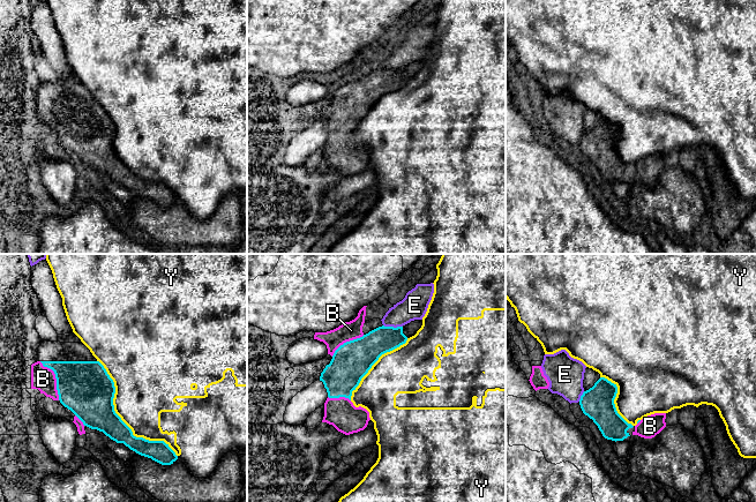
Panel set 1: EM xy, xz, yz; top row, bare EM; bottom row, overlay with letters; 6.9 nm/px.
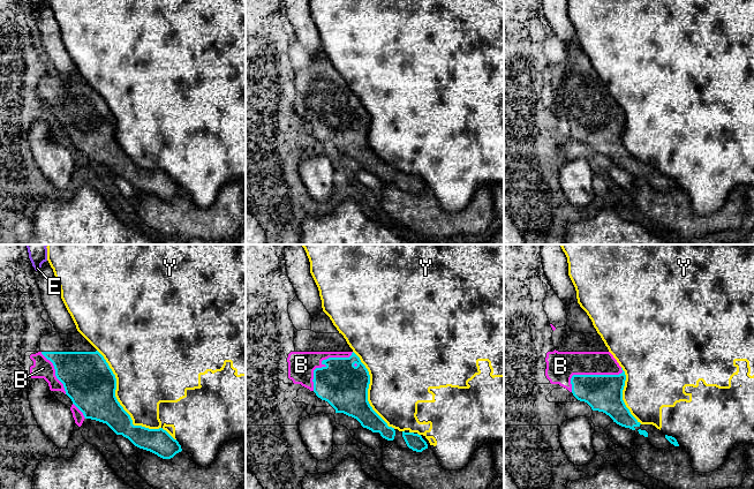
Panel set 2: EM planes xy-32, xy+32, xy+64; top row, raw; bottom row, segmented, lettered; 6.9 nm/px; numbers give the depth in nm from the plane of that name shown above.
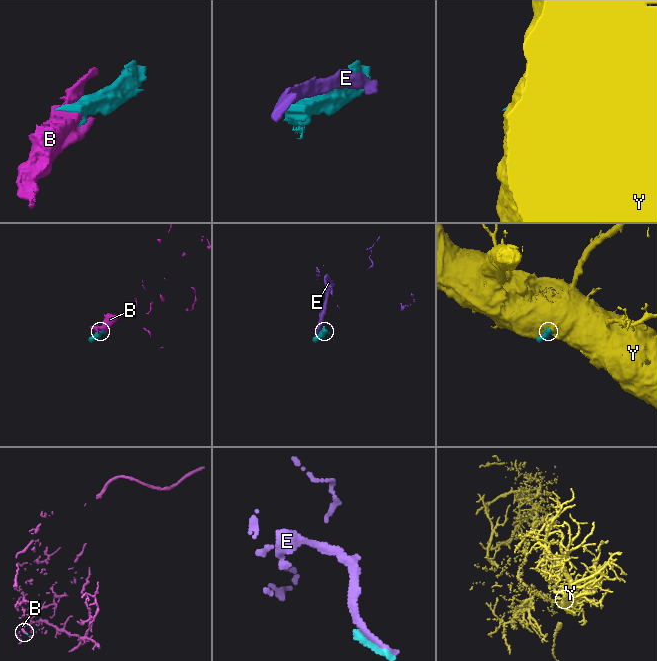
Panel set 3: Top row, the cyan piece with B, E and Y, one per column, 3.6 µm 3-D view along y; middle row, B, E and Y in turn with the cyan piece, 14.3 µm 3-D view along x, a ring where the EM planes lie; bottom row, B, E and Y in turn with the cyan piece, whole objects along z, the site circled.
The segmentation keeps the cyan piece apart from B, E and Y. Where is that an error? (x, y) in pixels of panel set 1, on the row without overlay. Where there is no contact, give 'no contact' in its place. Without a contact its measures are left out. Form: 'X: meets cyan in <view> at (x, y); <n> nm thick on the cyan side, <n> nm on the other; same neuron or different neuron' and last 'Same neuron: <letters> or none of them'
B: meets cyan in xy at (55, 119); 360 nm thick on the cyan side, 160 nm on the other; same neuron
E: meets cyan in xz at (393, 68); 200 nm thick on the cyan side, 180 nm on the other; different neuron
Y: meets cyan in xy at (121, 162); 300 nm thick on the cyan side, 380 nm on the other; different neuron
Same neuron: B

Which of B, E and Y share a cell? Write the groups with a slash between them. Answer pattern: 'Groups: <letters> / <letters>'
Groups: B / E / Y

